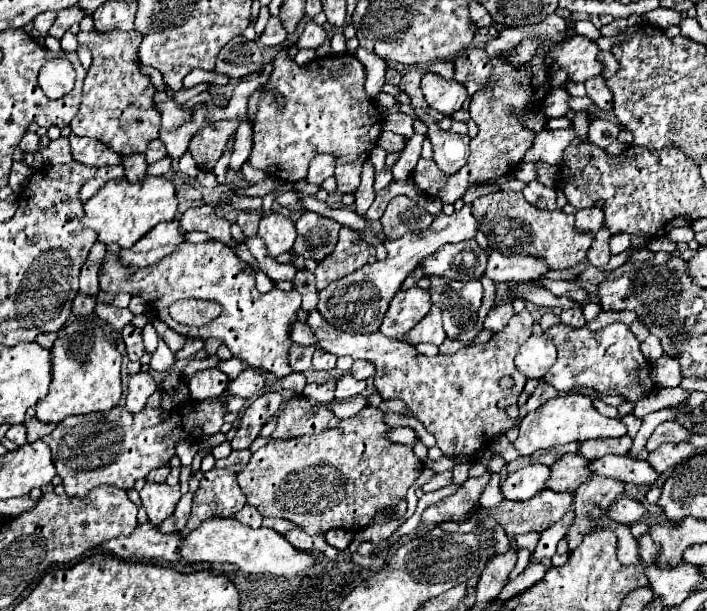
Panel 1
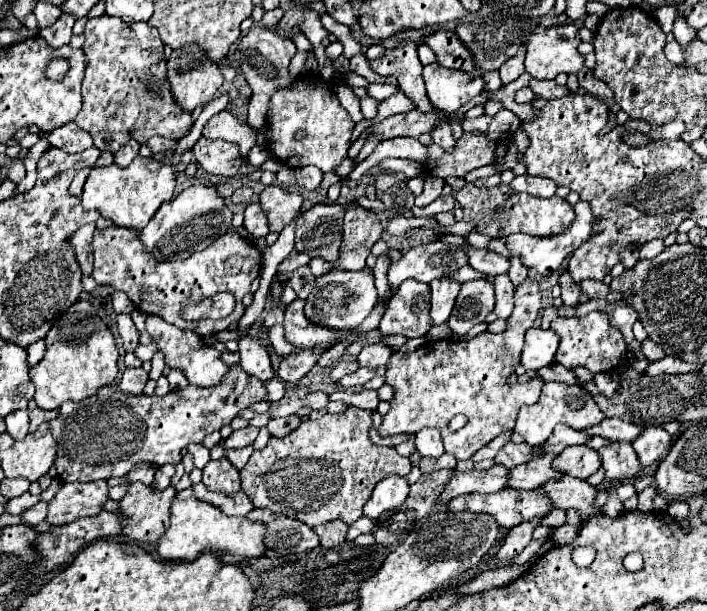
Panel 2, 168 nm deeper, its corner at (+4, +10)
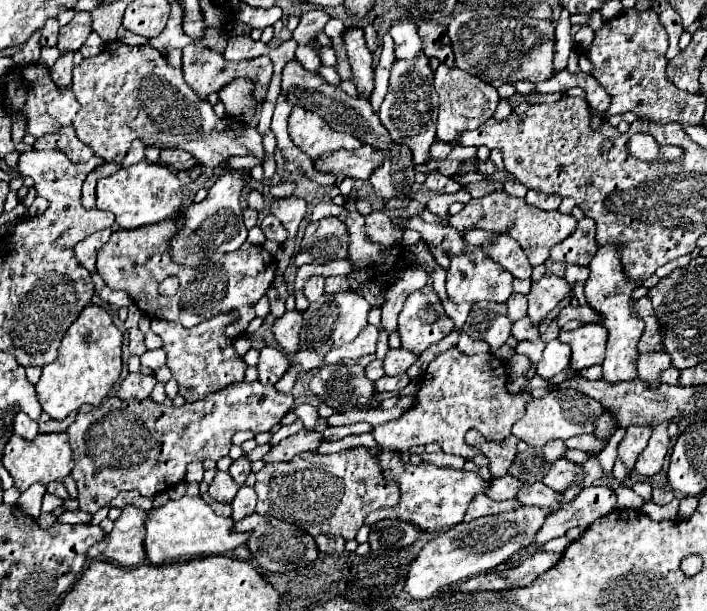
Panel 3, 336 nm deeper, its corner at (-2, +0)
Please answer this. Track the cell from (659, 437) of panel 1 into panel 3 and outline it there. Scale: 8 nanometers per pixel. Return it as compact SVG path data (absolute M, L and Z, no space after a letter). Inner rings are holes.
M578 435L578 437L570 437L564 443L568 443L570 449L580 449L580 451L598 451L604 449L606 443L600 443L596 437L592 435Z

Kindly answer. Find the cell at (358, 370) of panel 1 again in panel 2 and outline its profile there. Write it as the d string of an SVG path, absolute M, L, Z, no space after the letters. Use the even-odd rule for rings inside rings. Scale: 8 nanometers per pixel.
M368 345L358 355L360 367L368 367L368 369L382 367L388 363L388 359L390 359L390 349L386 345Z

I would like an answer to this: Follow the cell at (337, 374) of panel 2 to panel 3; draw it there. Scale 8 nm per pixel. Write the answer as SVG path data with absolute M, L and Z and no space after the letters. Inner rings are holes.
M374 359L374 361L366 367L366 375L368 375L368 379L372 379L372 381L378 381L380 377L384 377L386 373L384 373L382 359Z

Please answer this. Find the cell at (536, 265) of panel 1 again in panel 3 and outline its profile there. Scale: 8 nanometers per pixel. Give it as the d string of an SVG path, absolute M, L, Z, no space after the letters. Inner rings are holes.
M582 217L578 221L576 231L566 237L562 243L552 247L550 259L560 263L576 263L576 265L588 265L590 259L596 253L596 225L594 219Z

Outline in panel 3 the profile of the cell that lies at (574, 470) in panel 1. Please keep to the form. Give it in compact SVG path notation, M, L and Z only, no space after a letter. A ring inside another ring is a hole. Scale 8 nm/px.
M504 475L500 479L492 477L490 479L490 487L486 491L486 495L494 501L502 501L502 499L514 499L516 491L522 487L522 483L518 479L512 479L510 475Z

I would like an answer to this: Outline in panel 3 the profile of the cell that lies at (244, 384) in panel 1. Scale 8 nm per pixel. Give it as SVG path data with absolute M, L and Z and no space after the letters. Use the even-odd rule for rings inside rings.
M264 347L260 351L258 359L258 373L260 373L260 383L264 385L274 385L290 367L286 355L274 347Z

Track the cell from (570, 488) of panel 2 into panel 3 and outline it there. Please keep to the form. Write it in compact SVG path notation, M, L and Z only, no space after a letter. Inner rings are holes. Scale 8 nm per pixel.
M534 483L534 485L524 485L518 495L516 501L522 505L536 505L536 507L544 507L544 509L556 509L556 491L552 491L550 487L546 487L544 483Z

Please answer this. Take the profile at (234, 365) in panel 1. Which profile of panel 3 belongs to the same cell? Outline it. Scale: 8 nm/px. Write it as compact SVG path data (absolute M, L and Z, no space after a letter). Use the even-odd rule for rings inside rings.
M240 381L232 387L226 387L224 391L206 395L200 403L184 403L182 407L166 407L162 403L154 403L148 399L132 399L122 401L118 397L106 397L100 405L84 405L78 411L76 421L68 427L70 445L74 451L74 469L72 477L78 485L78 503L80 509L94 515L98 509L108 505L120 491L132 491L136 489L142 497L154 497L156 493L168 491L174 485L182 483L186 477L186 467L194 461L220 461L228 455L232 447L232 435L236 431L270 431L274 425L280 423L280 419L292 409L294 397L292 393L278 393L274 385L262 385L260 381L248 383Z

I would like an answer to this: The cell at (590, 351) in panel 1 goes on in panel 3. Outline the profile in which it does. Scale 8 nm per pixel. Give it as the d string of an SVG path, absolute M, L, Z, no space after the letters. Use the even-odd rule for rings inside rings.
M588 323L576 331L560 331L558 341L572 347L572 369L600 365L604 361L608 331L598 323Z

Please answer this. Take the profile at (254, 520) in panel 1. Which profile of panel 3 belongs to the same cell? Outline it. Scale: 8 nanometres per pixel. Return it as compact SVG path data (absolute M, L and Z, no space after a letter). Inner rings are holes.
M242 485L236 499L232 501L232 507L234 507L234 513L232 513L234 521L240 521L246 515L252 515L254 507L256 507L256 491L254 491L254 487Z

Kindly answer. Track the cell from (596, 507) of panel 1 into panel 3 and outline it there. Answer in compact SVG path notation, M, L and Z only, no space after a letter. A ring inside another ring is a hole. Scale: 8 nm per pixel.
M632 425L628 427L620 447L618 447L618 457L624 461L626 469L632 471L638 455L646 449L648 439L652 435L652 425Z

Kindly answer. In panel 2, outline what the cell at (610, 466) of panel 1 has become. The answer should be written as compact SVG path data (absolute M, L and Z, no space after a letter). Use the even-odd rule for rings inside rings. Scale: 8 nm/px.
M588 445L570 447L554 459L554 467L562 469L566 475L586 479L600 469L600 453L596 449L590 449Z

